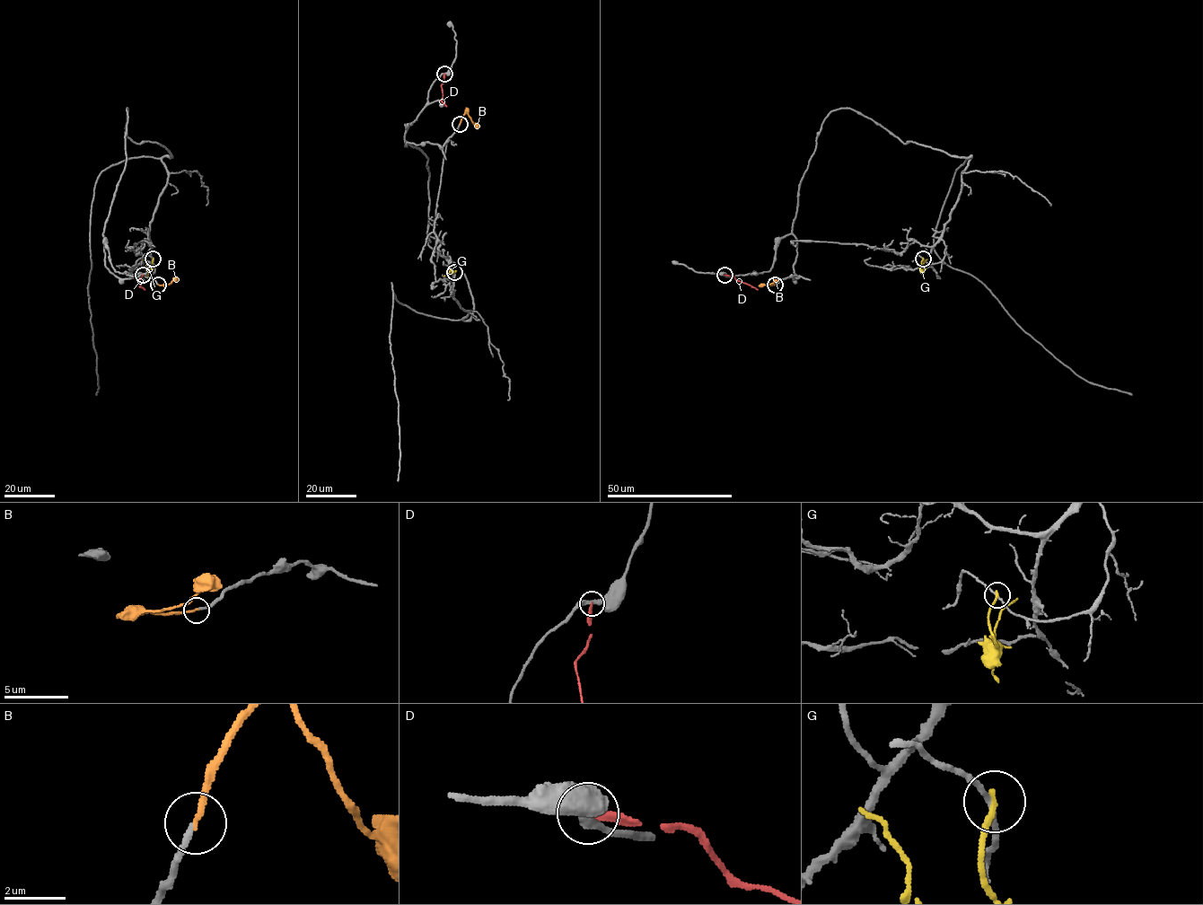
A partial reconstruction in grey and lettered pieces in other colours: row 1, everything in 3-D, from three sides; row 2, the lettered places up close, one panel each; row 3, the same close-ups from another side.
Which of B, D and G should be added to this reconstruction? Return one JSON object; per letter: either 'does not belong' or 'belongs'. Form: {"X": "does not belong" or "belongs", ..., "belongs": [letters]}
{"B": "belongs", "D": "does not belong", "G": "does not belong", "belongs": ["B"]}

